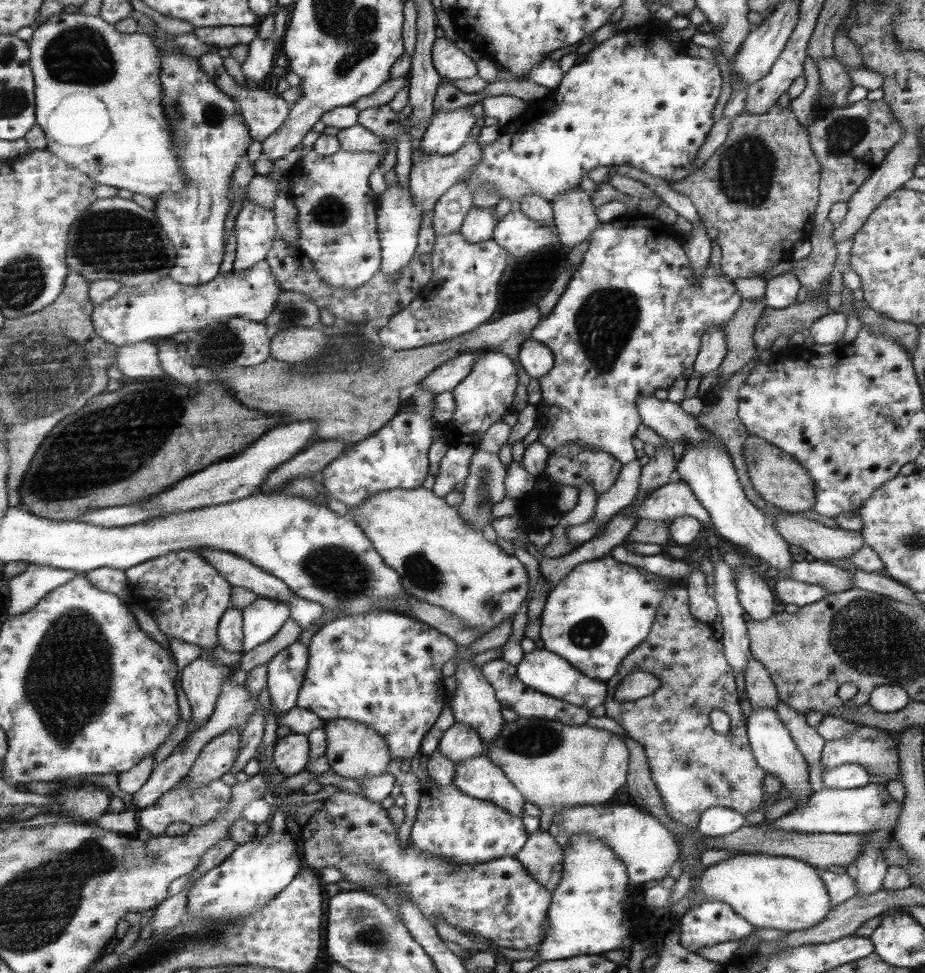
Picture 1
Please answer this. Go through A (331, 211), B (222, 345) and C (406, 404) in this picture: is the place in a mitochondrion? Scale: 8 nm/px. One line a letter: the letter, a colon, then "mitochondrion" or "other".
A: mitochondrion
B: mitochondrion
C: other

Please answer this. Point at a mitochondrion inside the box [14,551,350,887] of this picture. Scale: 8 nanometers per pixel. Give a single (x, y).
(68, 683)

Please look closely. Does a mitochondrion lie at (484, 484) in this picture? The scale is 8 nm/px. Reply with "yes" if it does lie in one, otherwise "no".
yes

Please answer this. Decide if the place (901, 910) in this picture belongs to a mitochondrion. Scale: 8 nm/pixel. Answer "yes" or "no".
no

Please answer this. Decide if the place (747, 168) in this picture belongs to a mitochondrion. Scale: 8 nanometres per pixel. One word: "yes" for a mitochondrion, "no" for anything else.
yes

